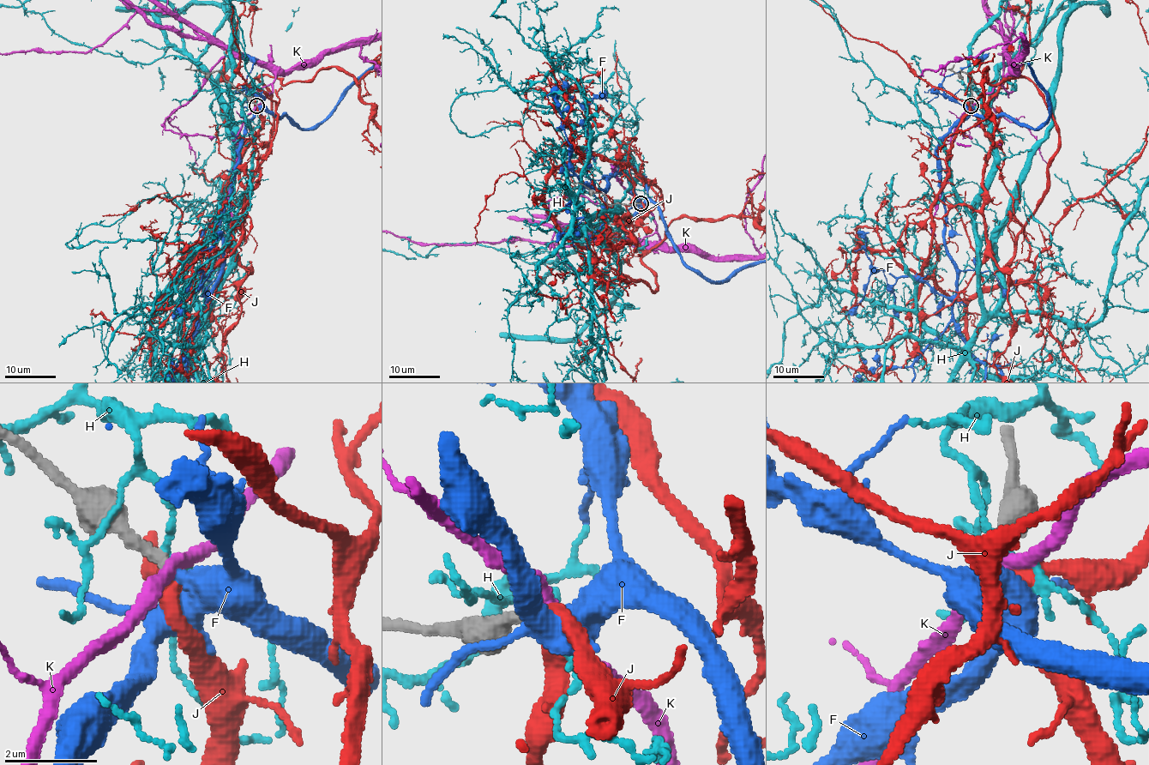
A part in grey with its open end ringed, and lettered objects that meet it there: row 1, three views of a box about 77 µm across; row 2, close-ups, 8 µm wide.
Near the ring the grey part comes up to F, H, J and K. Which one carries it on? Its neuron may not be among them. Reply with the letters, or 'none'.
F

